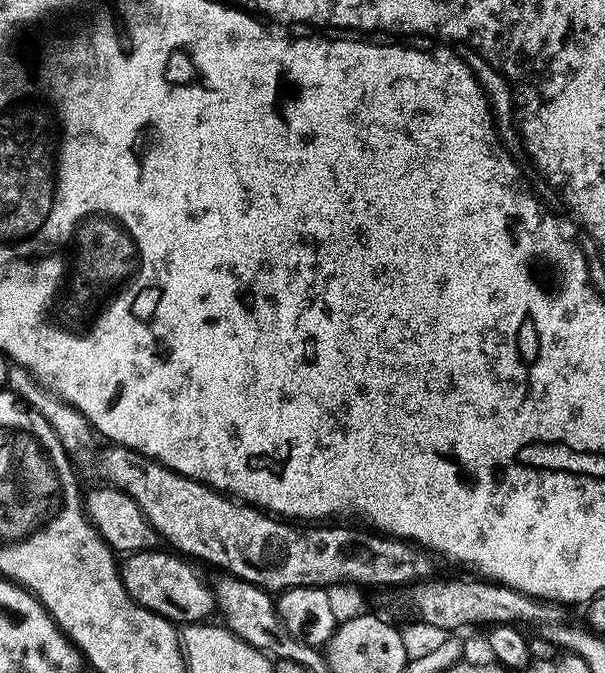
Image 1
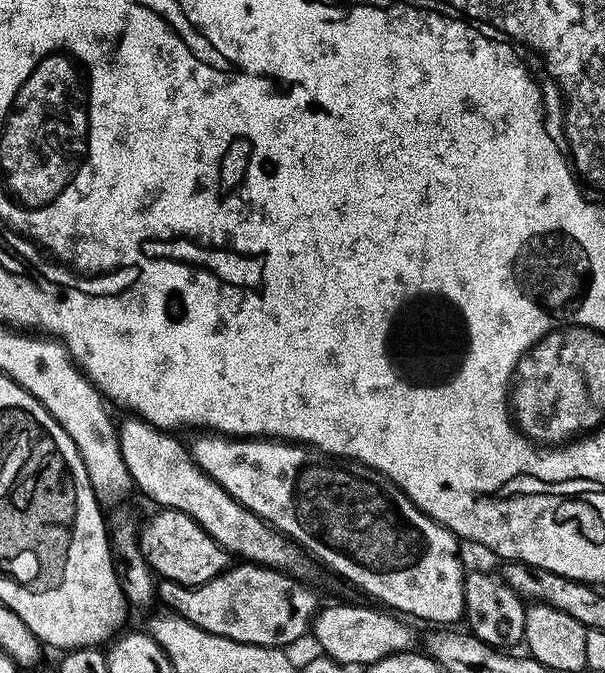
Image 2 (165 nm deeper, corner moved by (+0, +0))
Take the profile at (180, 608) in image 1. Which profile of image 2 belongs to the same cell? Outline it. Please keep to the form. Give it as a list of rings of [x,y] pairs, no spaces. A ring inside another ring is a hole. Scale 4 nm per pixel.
[[[240,562],[197,588],[183,588],[174,581],[165,580],[162,600],[164,596],[164,604],[168,607],[165,609],[198,626],[198,630],[206,634],[255,648],[284,650],[313,631],[314,621],[322,608],[316,590],[272,568]]]

